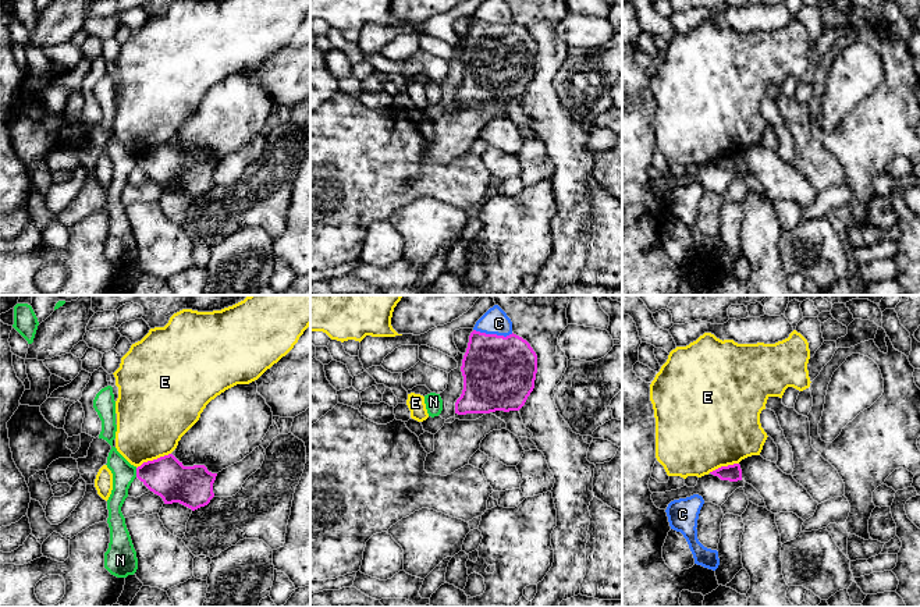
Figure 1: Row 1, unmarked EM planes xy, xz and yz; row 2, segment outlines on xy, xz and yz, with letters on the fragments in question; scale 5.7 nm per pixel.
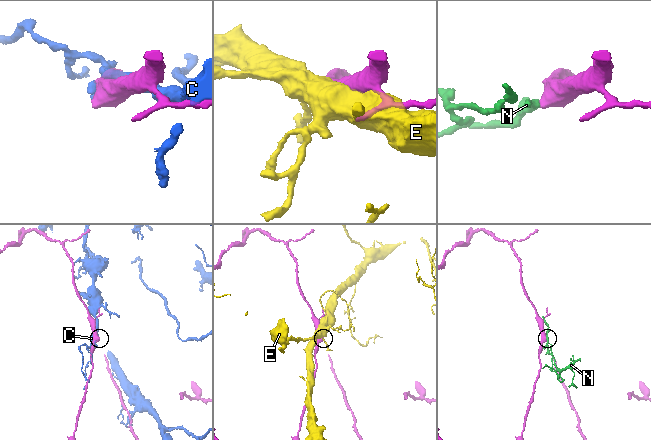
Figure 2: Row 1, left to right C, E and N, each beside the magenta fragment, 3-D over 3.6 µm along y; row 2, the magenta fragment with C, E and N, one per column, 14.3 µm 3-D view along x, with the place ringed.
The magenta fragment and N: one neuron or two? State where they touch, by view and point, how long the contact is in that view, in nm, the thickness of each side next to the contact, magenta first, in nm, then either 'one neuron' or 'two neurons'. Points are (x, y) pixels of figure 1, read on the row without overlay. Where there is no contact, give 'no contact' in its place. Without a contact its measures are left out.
contact xy (137, 160); length 60 nm; calibres 240 and 130 nm; two neurons

